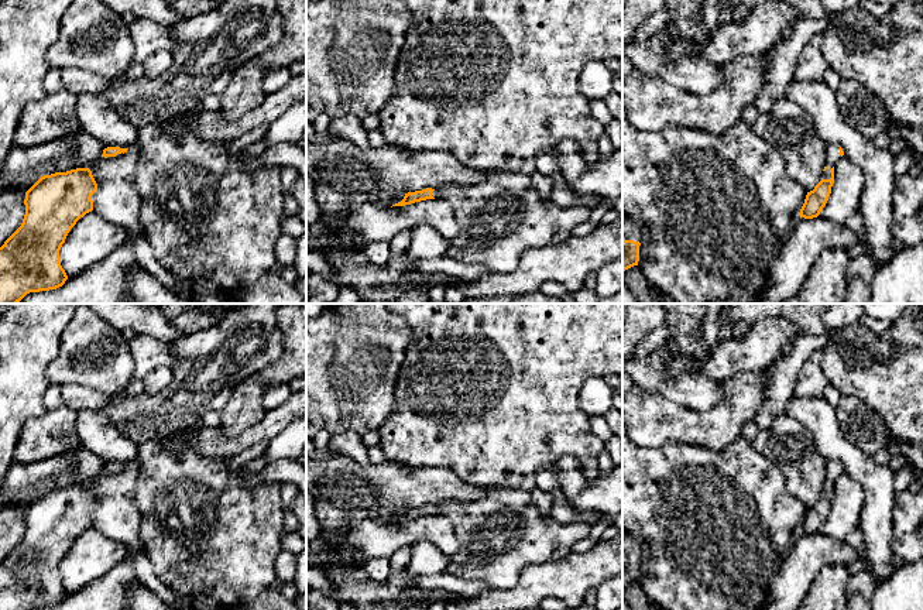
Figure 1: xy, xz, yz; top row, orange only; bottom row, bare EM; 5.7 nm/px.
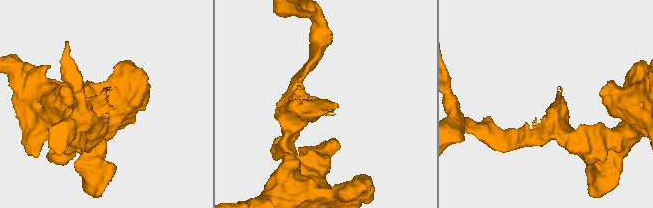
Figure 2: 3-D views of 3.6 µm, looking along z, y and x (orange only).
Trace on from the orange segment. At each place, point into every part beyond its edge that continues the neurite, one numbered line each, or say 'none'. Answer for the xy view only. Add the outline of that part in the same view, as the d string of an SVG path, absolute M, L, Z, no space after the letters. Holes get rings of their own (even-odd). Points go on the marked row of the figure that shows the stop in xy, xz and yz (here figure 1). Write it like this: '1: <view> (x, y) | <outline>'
none

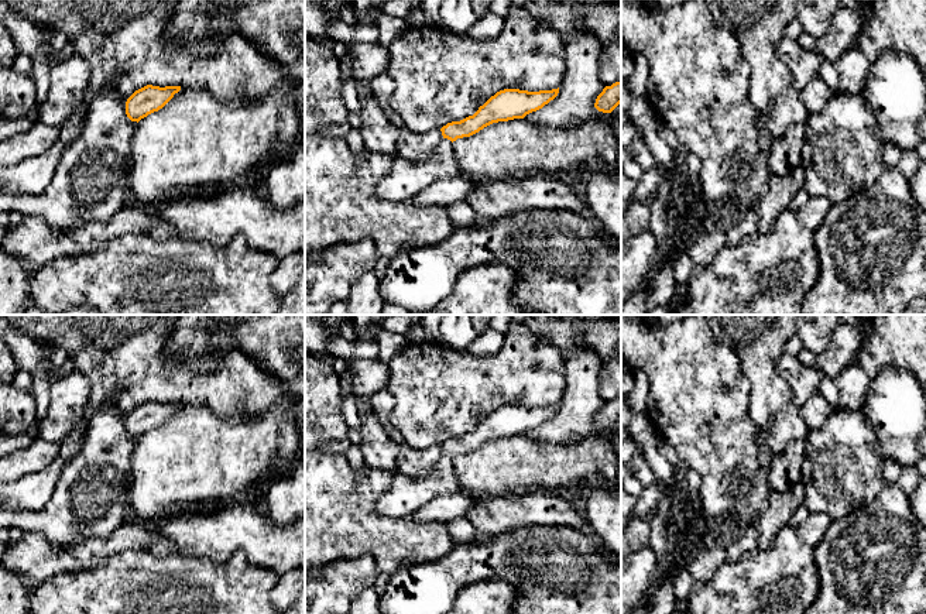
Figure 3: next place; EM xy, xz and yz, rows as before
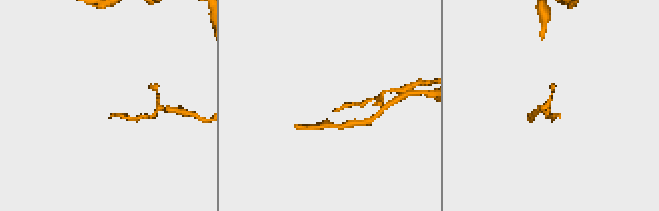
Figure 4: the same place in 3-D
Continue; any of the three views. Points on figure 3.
1: xz (405, 179) | M442 138L425 162L411 162L395 157L390 174L377 186L377 198L392 202L411 199L435 181L459 172L453 143Z

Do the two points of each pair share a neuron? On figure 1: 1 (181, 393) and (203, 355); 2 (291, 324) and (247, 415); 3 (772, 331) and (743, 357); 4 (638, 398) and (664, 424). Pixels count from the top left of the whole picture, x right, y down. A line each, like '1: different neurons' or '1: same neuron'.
1: same neuron
2: same neuron
3: same neuron
4: same neuron

